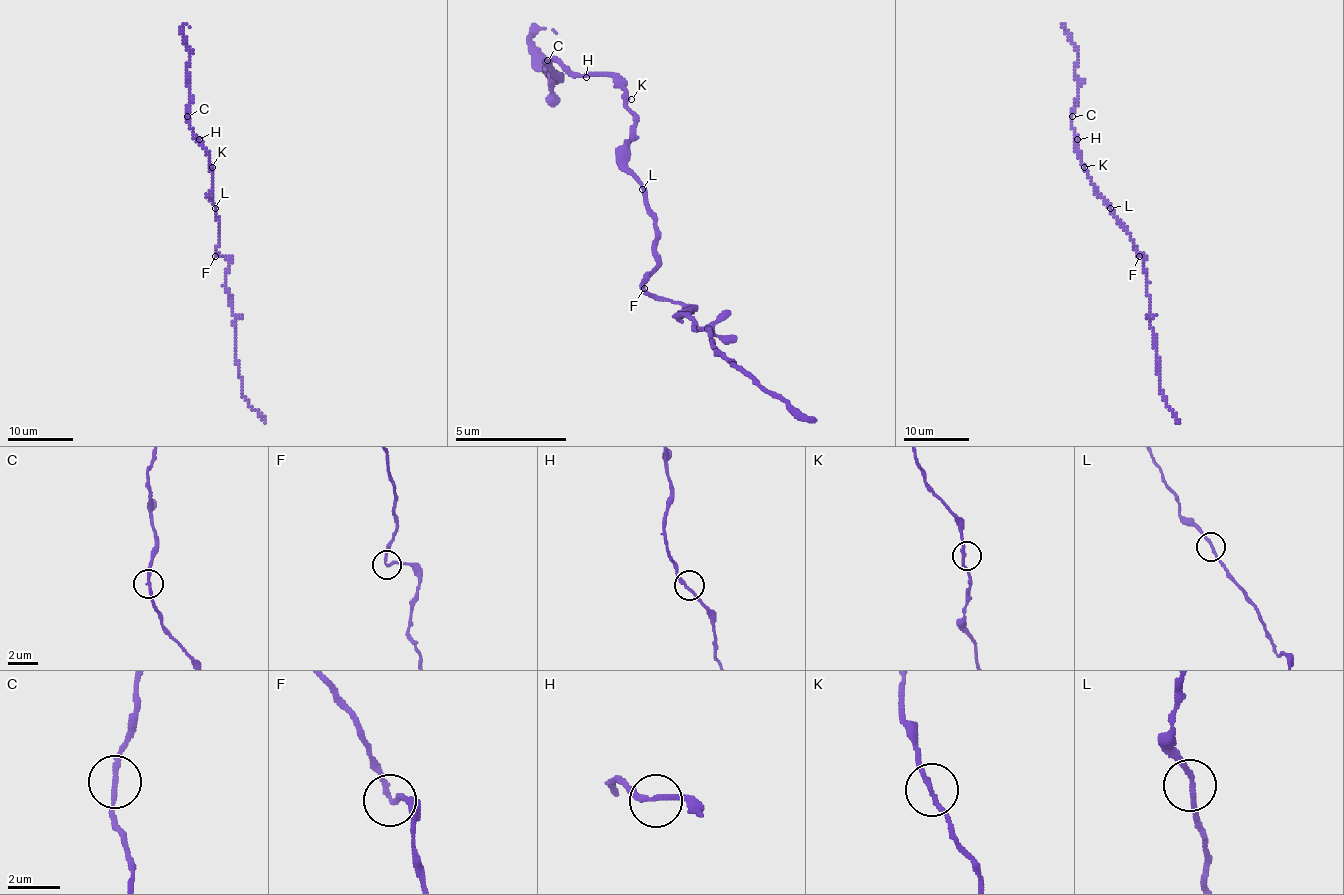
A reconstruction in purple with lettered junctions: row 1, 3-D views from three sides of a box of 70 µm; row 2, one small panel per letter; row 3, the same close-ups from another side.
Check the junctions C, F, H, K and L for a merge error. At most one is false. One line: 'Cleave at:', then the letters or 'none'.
Cleave at: none

